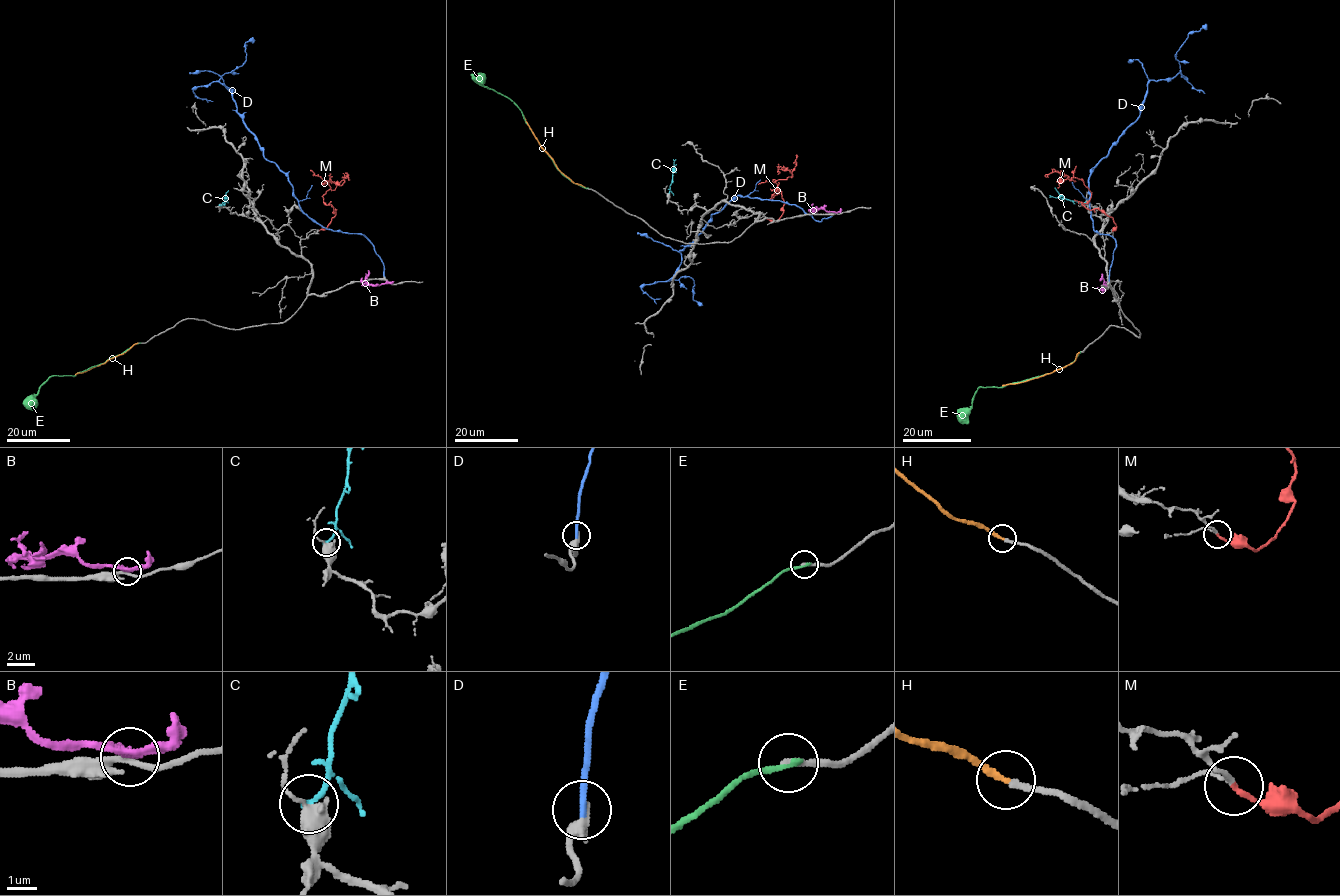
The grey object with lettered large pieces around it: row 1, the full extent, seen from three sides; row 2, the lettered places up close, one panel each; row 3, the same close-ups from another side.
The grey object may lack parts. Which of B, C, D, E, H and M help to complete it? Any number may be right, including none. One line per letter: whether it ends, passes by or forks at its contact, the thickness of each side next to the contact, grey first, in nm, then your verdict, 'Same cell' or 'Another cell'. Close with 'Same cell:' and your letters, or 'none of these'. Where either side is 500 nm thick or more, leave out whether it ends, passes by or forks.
B: It passes by. Thickness 200 nm (grey) against 360 nm. Another cell
C: It ends there. Thickness 480 nm (grey) against 200 nm. Another cell
D: It ends there. Thickness 300 nm (grey) against 280 nm. Same cell
E: It ends there. Thickness 240 nm (grey) against 200 nm. Another cell
H: It ends there. Thickness 200 nm (grey) against 200 nm. Same cell
M: It ends there. Thickness 140 nm (grey) against 160 nm. Same cell
Same cell: D, H, M

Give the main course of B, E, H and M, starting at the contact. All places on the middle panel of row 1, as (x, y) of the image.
B: (835, 212), (813, 209), (816, 208)
E: (587, 188), (569, 180), (558, 169), (525, 121), (522, 111), (512, 101), (485, 87), (478, 74)
H: (585, 188), (569, 179), (558, 168), (523, 115)
M: (766, 218), (780, 217), (781, 192), (778, 189), (770, 198), (778, 193), (776, 181), (793, 175), (777, 164)

